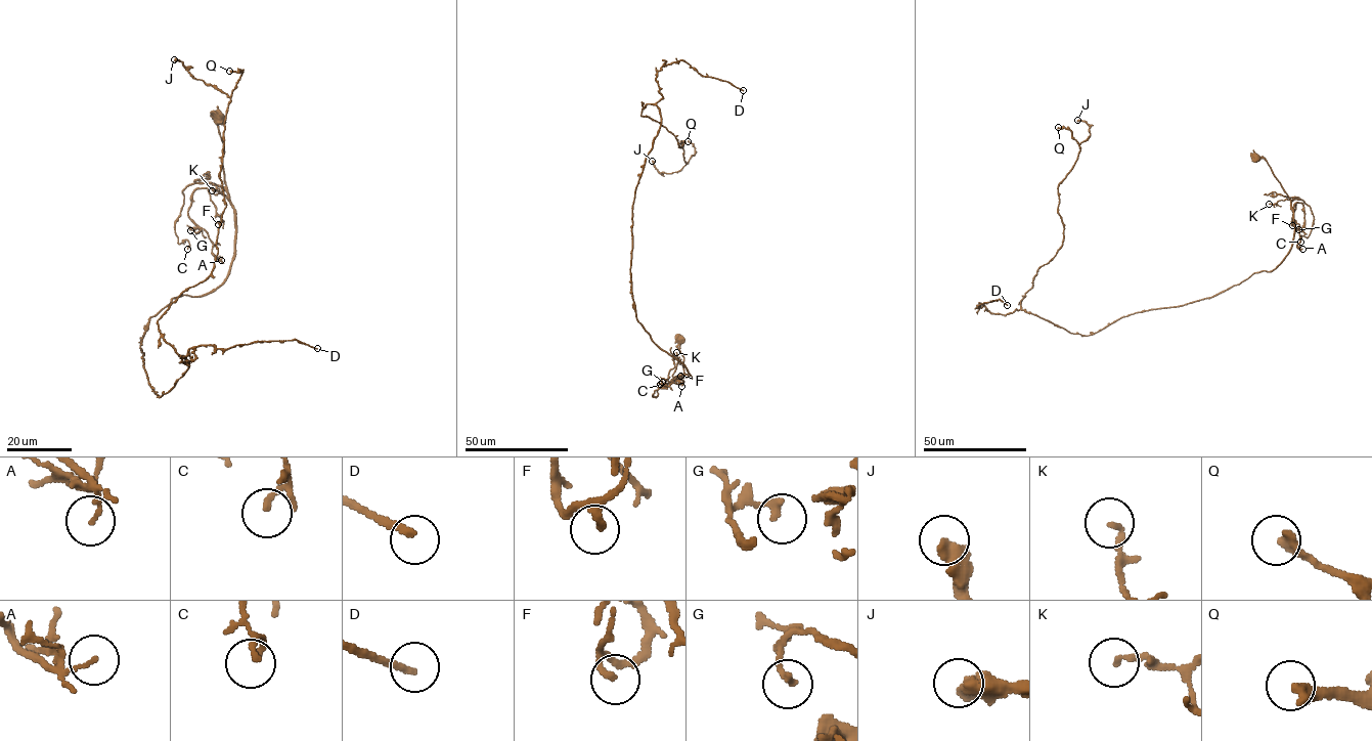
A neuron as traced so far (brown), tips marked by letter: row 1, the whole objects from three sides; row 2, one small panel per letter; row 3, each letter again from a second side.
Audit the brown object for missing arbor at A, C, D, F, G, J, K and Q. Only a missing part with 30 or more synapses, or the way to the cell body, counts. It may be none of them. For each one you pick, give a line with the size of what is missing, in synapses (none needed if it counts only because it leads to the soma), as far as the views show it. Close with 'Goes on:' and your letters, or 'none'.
D: about 60 synapses
Goes on: D

